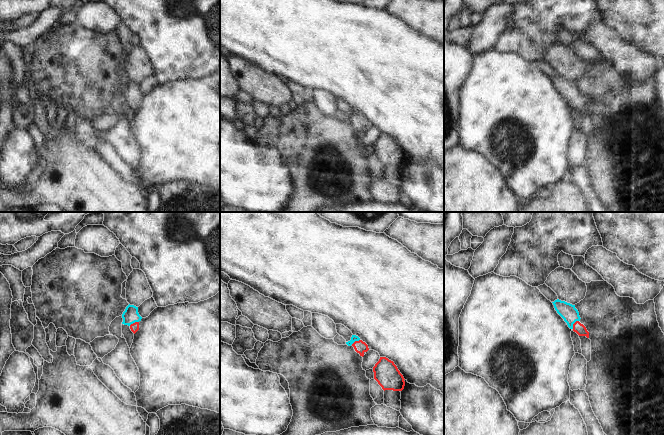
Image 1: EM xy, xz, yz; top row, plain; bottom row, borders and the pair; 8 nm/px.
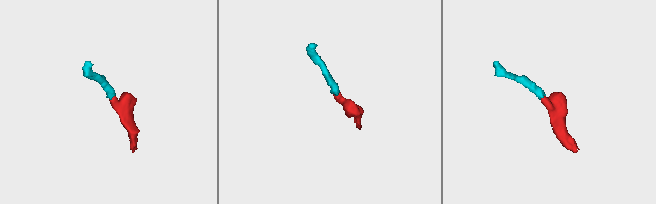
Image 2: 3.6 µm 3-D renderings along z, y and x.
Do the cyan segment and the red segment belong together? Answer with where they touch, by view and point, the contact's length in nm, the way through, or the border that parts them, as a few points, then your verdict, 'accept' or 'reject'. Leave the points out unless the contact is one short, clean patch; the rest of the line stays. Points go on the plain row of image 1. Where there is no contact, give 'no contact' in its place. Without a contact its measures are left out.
meets cyan in yz at (573, 99); contact 90 nm long; runs through yz (567, 87), (573, 99), (580, 105); accept

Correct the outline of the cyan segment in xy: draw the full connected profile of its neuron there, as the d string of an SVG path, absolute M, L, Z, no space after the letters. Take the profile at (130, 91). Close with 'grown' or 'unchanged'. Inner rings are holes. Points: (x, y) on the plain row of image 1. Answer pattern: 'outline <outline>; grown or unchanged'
outline M129 80L123 88L122 94L122 100L128 101L134 110L139 106L139 98L142 93L138 89L138 83Z; grown

